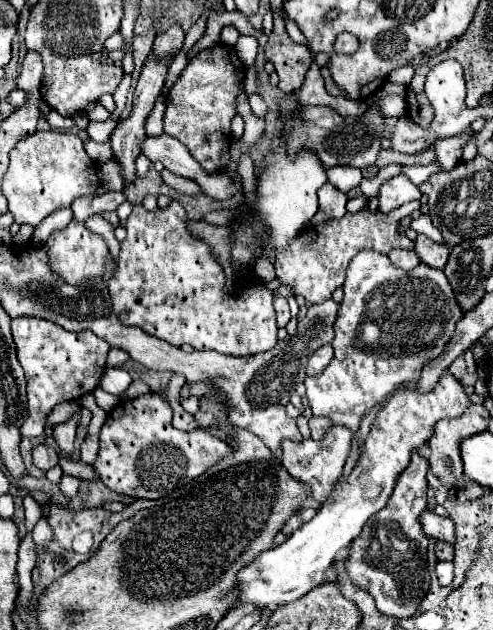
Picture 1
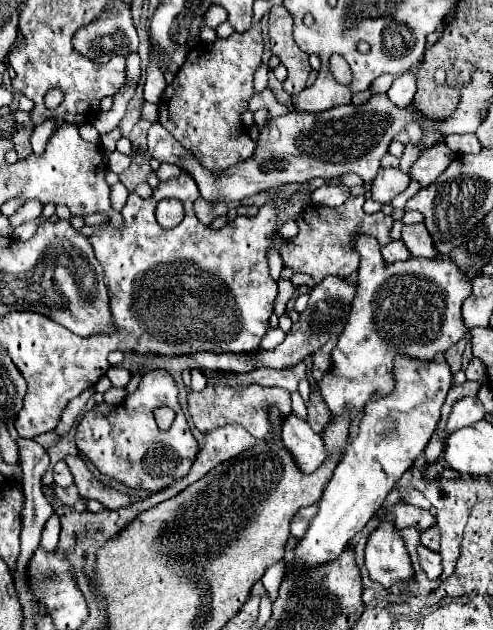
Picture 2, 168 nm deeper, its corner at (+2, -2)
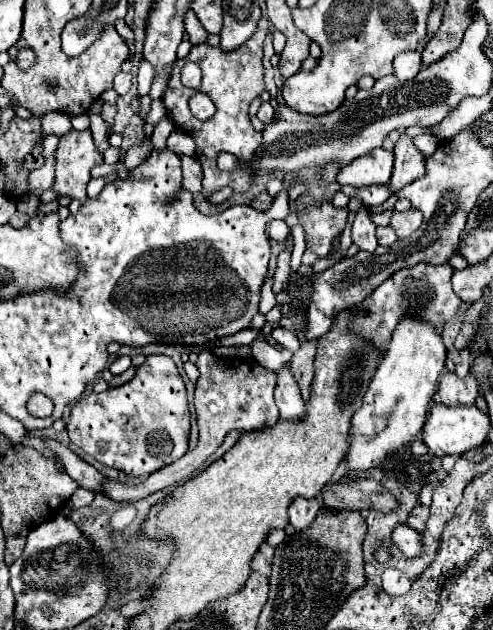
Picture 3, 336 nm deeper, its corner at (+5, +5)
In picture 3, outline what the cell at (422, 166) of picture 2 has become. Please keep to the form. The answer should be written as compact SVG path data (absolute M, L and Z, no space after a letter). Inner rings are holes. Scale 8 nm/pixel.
M405 133L395 145L395 167L393 167L393 179L389 181L389 187L393 193L403 189L407 183L413 183L415 179L421 179L427 171L427 157L417 151L413 141L405 139Z

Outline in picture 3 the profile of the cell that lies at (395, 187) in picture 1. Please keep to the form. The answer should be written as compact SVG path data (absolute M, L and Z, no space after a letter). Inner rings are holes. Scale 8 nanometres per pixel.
M377 149L361 159L355 159L349 167L341 169L337 181L341 185L369 187L369 185L387 185L393 175L393 153Z

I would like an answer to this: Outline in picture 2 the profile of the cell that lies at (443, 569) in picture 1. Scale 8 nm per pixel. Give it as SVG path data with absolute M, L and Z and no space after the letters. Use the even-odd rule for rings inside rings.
M420 544L416 550L418 550L418 562L420 562L422 570L426 572L426 576L428 576L430 580L436 580L436 578L442 574L440 554L434 552L434 550L430 550L430 548L426 548L426 546L422 546L422 544Z

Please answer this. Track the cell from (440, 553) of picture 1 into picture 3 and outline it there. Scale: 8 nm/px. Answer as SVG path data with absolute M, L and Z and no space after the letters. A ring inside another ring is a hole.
M417 505L417 507L413 509L413 515L409 515L409 519L407 519L407 525L413 527L415 531L423 533L423 531L425 531L425 523L427 523L427 519L429 519L429 507Z

